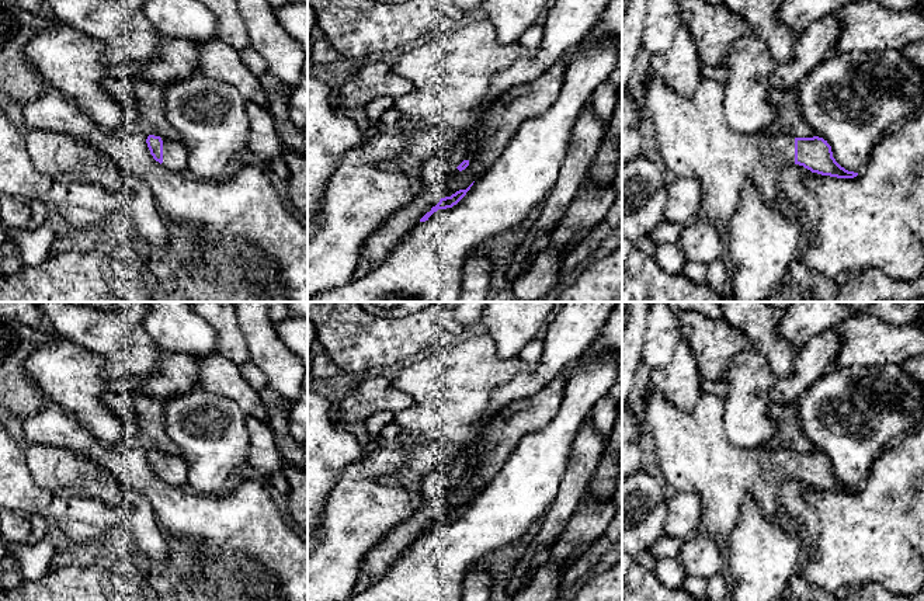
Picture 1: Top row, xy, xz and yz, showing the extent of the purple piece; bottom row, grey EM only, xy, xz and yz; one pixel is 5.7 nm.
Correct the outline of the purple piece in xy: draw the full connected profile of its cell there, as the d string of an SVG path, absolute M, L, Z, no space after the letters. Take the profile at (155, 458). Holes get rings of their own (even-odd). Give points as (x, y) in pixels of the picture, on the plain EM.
M149 449L146 458L153 473L166 483L173 486L187 484L188 466L181 455Z

